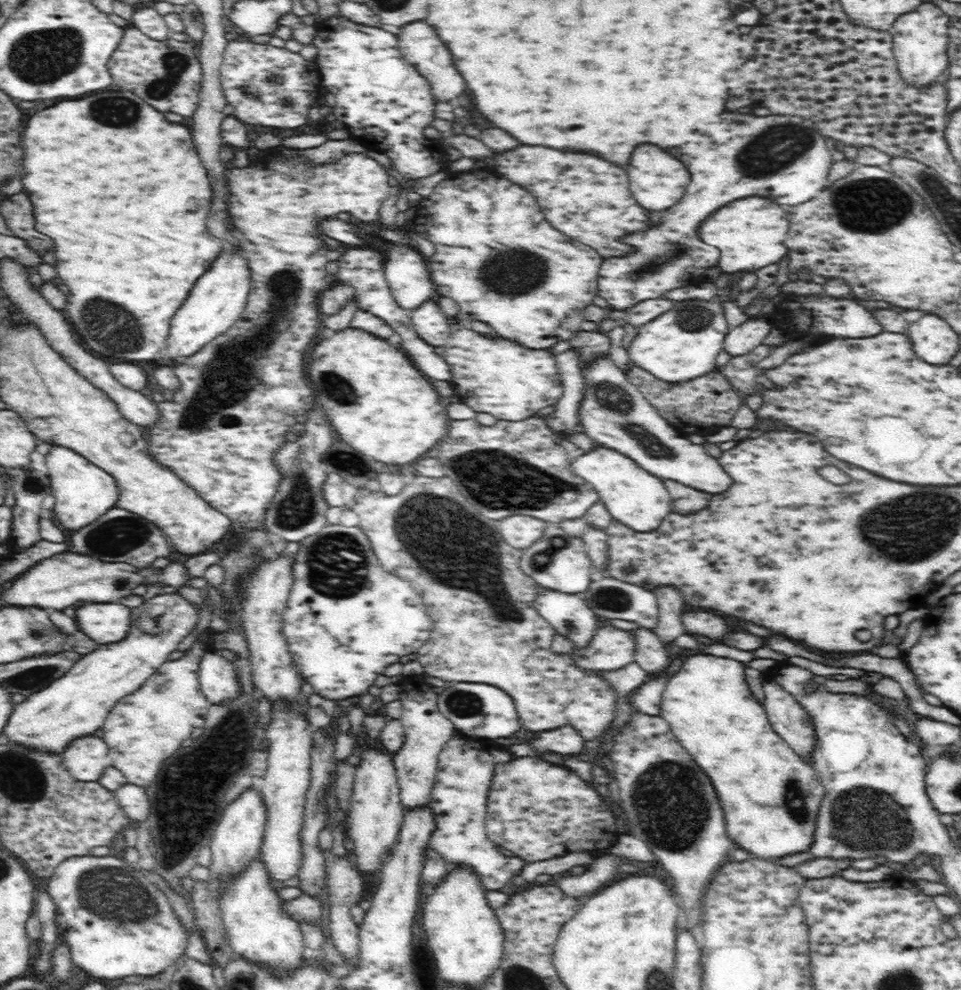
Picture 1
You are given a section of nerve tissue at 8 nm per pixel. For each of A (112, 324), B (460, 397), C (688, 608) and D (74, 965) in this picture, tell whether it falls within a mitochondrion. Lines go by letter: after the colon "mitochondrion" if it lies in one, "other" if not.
A: mitochondrion
B: other
C: other
D: other

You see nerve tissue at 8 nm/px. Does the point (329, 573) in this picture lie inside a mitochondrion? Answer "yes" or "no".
yes

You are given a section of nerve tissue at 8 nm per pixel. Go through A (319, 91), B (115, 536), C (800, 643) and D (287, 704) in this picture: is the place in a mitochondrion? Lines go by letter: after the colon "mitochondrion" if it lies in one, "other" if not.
A: other
B: mitochondrion
C: other
D: other

